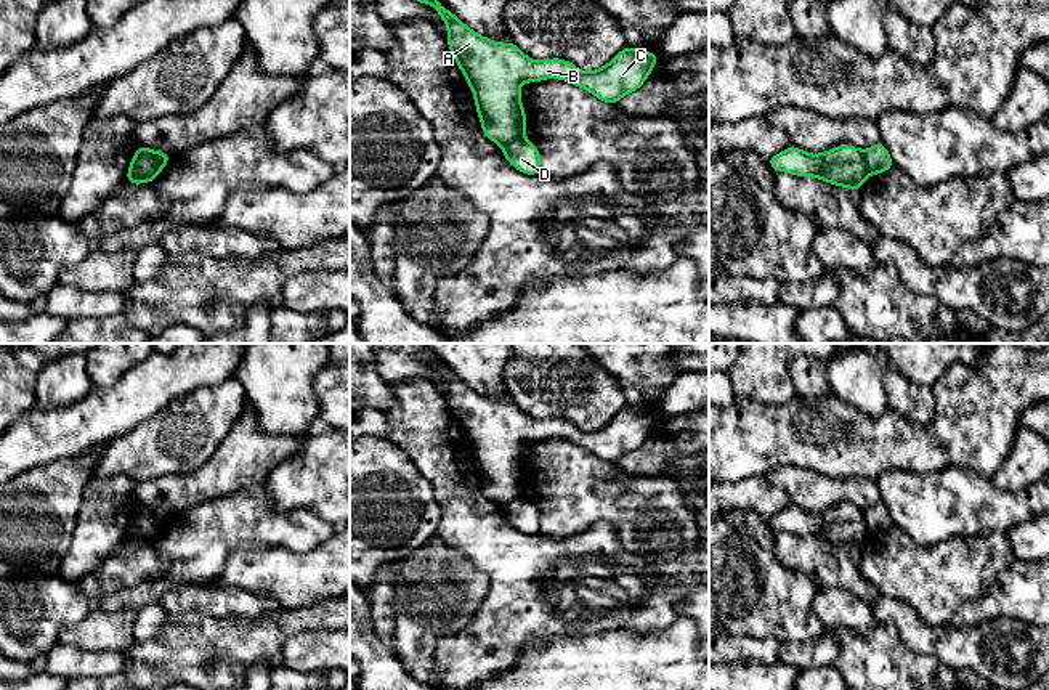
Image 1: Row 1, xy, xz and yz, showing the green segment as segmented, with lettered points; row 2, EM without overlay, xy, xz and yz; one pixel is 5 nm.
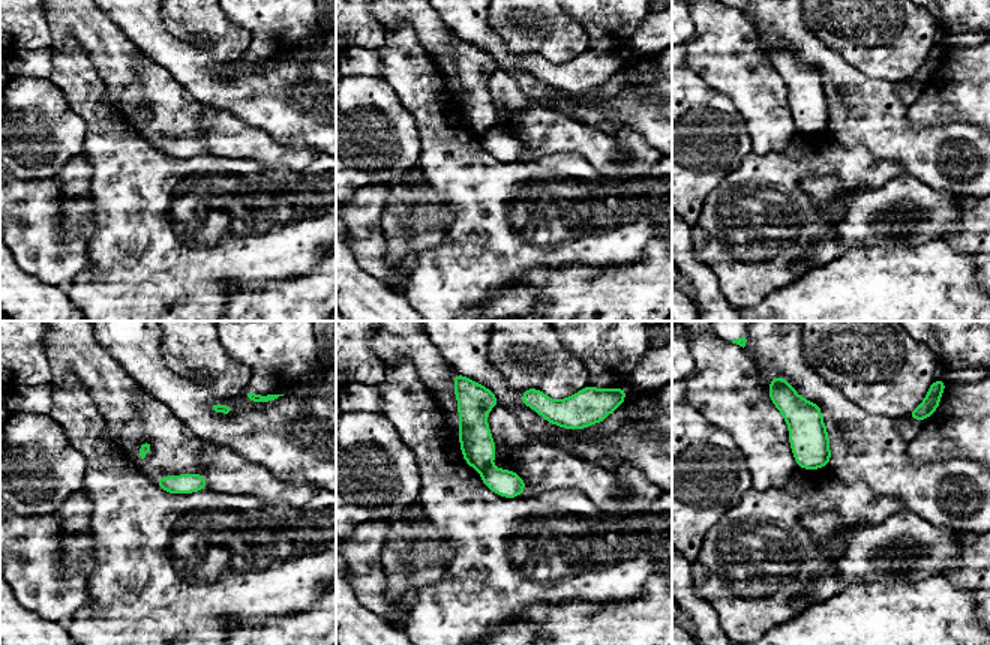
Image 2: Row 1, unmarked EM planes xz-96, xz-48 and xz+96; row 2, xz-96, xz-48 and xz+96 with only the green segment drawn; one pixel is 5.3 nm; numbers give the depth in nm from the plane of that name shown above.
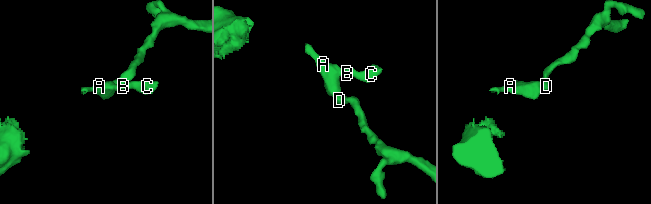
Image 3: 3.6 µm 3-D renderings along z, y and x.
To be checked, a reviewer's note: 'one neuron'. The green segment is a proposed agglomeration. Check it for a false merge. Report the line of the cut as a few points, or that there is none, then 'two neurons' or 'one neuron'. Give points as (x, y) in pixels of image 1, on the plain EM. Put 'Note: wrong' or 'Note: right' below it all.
cut in yz along (863, 511), (863, 520), (870, 533); two neurons
Note: wrong

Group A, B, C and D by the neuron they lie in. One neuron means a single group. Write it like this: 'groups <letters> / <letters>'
groups A B C / D

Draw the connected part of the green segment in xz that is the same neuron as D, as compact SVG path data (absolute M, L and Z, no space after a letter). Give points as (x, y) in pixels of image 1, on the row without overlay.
M524 496L513 499L502 509L504 509L505 518L512 526L518 528L524 534L541 533L541 512Z

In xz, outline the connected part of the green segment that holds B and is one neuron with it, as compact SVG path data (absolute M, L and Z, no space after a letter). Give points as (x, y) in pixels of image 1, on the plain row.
M430 351L417 361L431 364L448 385L448 406L475 456L483 493L505 507L526 493L526 473L520 459L524 441L561 438L577 444L605 462L614 464L635 451L658 422L653 411L624 406L598 430L582 432L566 419L534 420L515 403L497 403L467 387Z

